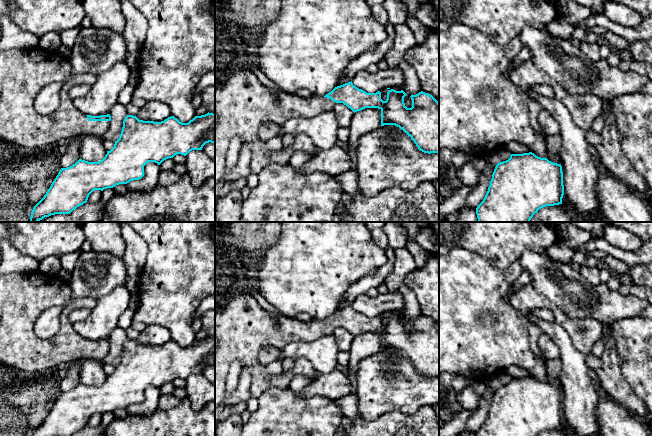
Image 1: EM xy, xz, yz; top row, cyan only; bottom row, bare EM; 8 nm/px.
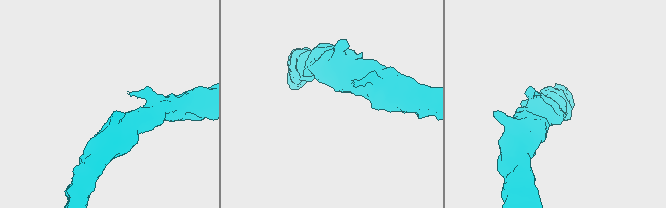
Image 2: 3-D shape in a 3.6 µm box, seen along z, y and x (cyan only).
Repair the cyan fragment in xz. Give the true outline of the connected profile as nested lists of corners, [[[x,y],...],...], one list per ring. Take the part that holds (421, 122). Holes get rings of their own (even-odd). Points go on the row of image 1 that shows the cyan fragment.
[[[234,62],[234,64],[239,68],[228,71],[223,82],[215,87],[215,183],[221,180],[226,172],[228,149],[234,137],[251,145],[250,168],[255,174],[271,164],[289,165],[289,160],[296,151],[315,153],[318,148],[306,135],[293,135],[292,145],[272,151],[266,146],[266,142],[258,137],[258,130],[265,123],[274,122],[282,127],[286,121],[294,117],[311,117],[333,110],[336,103],[343,103],[354,113],[365,108],[378,108],[381,110],[381,126],[395,125],[411,137],[420,151],[439,154],[439,102],[428,93],[421,91],[411,95],[412,107],[407,108],[404,103],[407,94],[403,90],[389,90],[387,99],[383,101],[380,91],[367,93],[354,86],[351,81],[335,87],[323,97],[301,98],[265,87],[244,62]]]

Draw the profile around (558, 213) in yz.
[[[563,205],[546,206],[533,215],[530,222],[573,222],[573,216]]]

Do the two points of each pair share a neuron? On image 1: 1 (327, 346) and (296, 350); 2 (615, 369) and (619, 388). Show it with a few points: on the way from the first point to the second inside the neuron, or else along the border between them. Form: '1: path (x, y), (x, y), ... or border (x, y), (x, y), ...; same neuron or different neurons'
1: path (319, 350), (304, 350); same neuron
2: path (615, 374), (615, 383); same neuron

